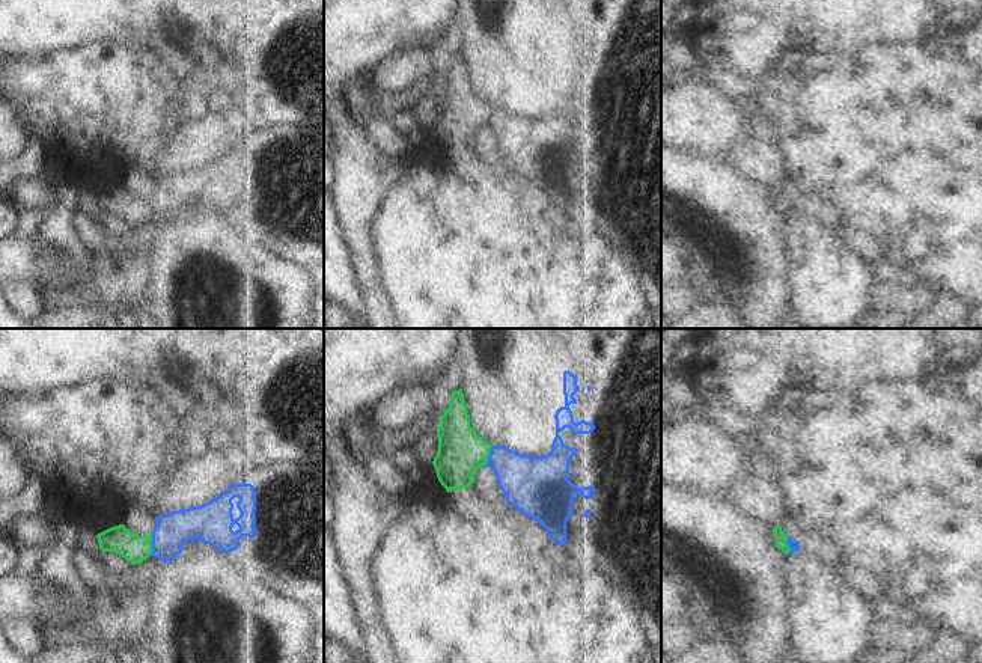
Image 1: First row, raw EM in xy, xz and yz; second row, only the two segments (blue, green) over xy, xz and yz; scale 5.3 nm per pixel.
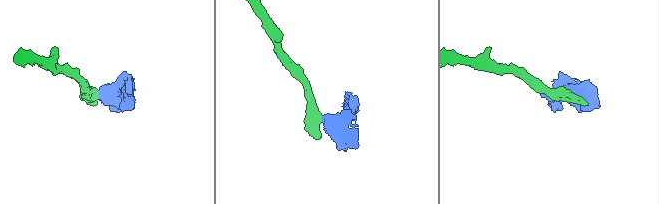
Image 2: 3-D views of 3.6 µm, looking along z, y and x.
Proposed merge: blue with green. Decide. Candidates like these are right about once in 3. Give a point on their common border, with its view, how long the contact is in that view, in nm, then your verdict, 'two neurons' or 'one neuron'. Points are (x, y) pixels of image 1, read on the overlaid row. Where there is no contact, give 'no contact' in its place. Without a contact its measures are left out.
meets blue in yz at (786, 543); contact 130 nm long; two neurons

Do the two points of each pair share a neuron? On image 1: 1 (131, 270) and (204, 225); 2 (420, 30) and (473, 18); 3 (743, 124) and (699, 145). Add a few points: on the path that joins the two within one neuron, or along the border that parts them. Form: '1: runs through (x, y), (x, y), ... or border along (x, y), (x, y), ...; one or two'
1: border along (146, 223), (154, 232), (148, 259), (146, 296); two
2: border along (454, 15), (455, 23); two
3: runs through (732, 124), (720, 124), (710, 134); one

